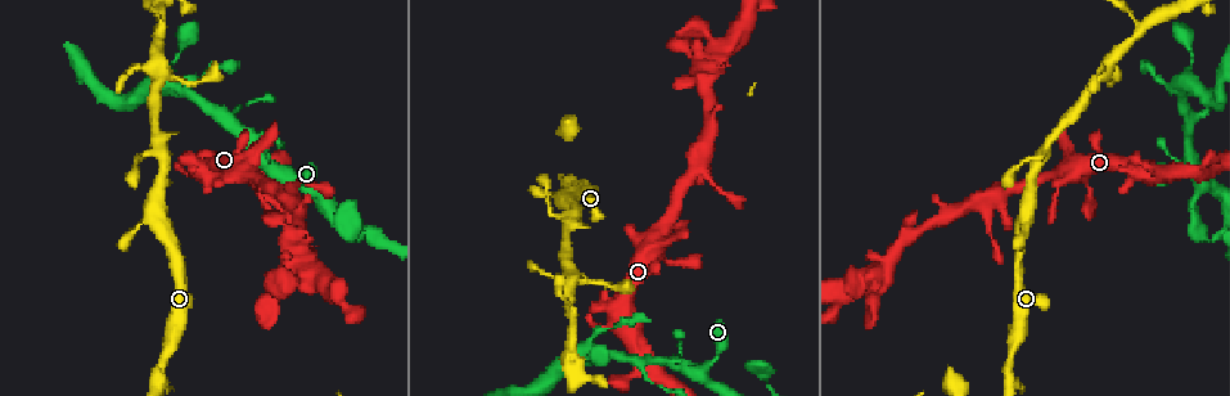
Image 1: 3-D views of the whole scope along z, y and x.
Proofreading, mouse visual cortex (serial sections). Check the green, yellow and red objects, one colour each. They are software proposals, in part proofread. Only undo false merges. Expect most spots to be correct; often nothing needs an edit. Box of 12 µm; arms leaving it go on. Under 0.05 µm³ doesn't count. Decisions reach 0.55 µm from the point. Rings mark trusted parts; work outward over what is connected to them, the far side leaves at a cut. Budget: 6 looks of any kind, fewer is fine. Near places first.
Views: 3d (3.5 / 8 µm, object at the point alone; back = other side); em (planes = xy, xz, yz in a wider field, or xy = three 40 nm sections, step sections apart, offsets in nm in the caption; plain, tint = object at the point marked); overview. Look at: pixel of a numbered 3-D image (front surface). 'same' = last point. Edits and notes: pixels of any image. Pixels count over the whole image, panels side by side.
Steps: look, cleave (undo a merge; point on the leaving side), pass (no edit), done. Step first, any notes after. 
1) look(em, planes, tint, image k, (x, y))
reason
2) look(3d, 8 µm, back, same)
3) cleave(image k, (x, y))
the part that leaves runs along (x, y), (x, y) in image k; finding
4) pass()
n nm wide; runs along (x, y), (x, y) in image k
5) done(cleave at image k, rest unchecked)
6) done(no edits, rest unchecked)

look(3d, 3.5 µm, image 1, (1000, 187))
sharp bend

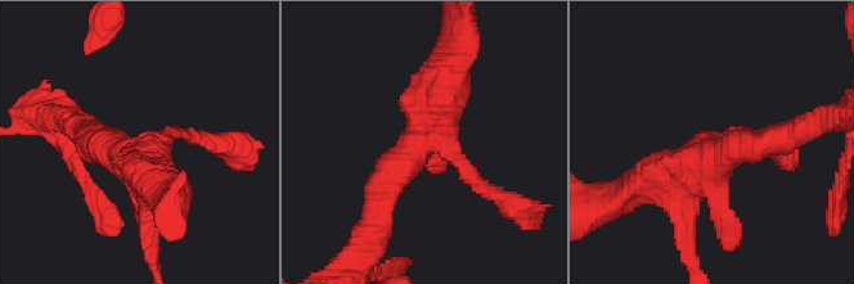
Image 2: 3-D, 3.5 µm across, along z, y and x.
look(em, xy, step 3, tint, image 2, (705, 144))

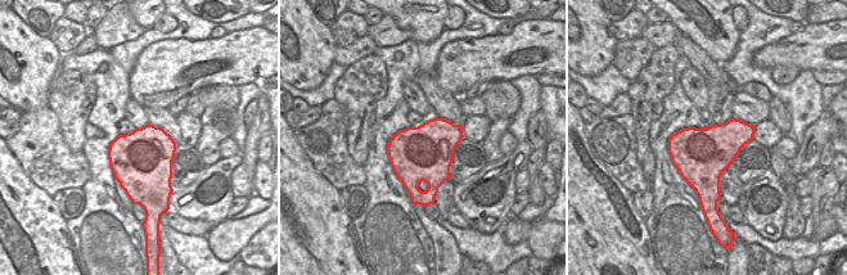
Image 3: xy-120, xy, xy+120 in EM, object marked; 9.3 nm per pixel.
pass()
600 nm wide; runs along (380, 198), (431, 126), (454, 63) in image 2; continuous, no second cell

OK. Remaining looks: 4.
look(3d, 8 µm, image 1, (571, 218))
sharp bend

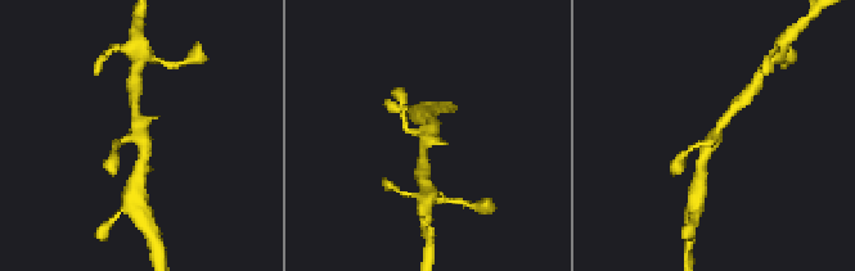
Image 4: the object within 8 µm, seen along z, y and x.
look(3d, 3.5 µm, image 4, (430, 130))
zoom in

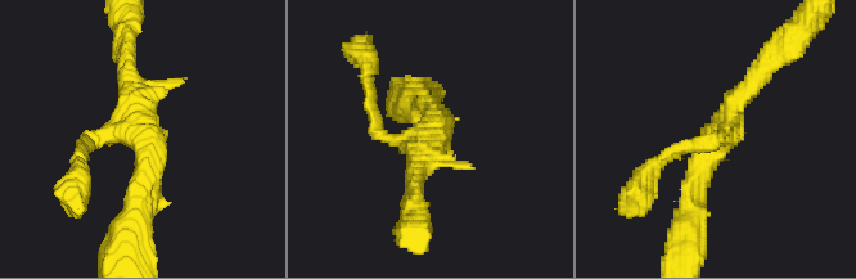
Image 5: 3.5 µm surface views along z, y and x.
look(em, planes, tint, image 5, (434, 138))

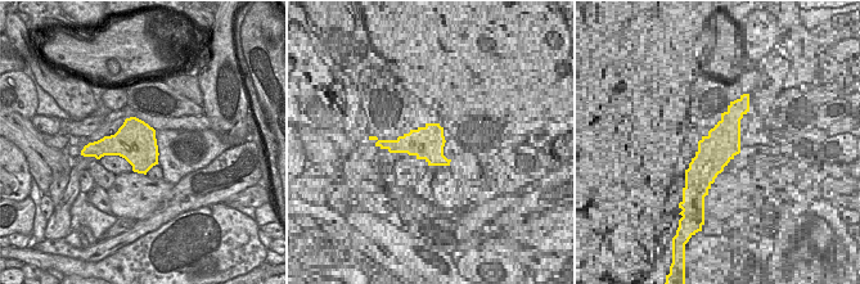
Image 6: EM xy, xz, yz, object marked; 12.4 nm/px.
pass()
runs along (693, 212), (708, 149), (767, 67) in image 5; one cell here

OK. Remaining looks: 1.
done(no edits, rest unchecked)

